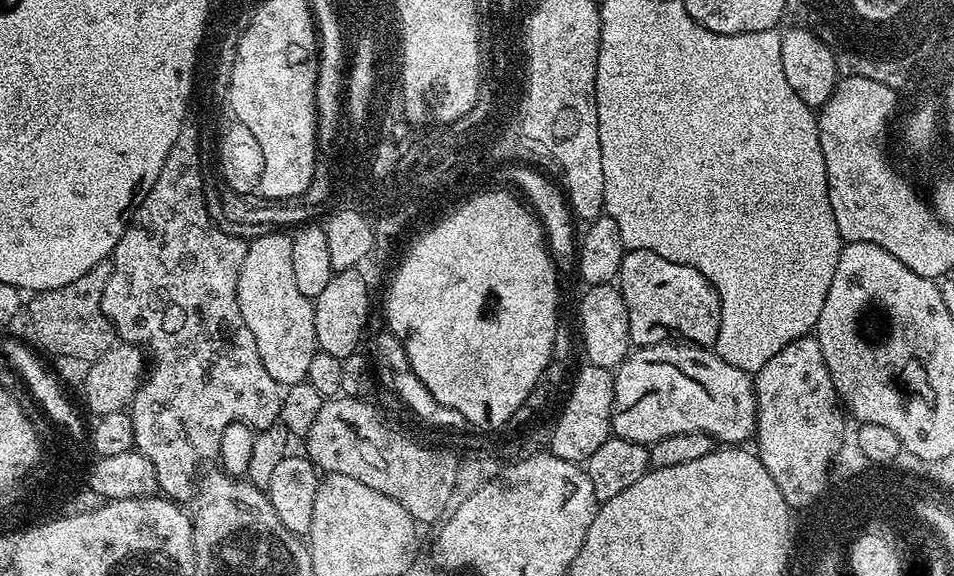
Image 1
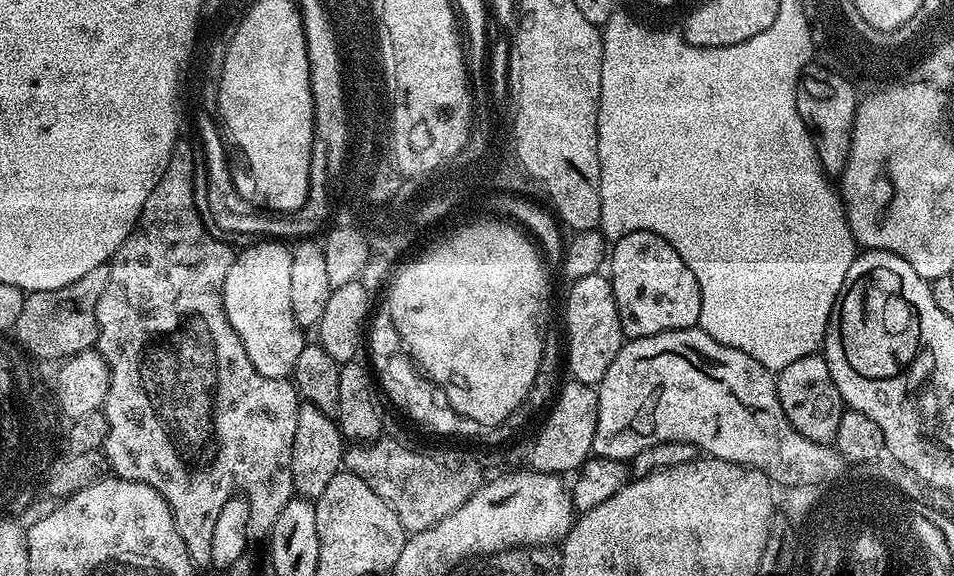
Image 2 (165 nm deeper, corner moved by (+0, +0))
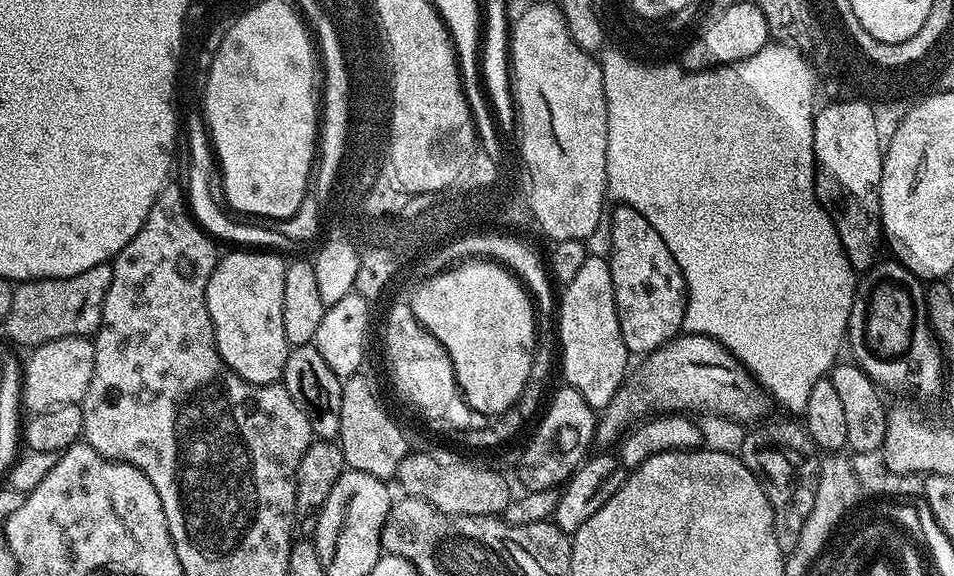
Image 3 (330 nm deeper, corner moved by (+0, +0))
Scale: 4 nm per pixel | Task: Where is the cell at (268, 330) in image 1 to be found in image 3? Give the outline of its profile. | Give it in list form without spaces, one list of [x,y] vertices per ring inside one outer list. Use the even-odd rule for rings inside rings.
[[[256,250],[244,251],[248,252],[232,252],[229,256],[221,255],[219,257],[216,269],[212,271],[210,282],[206,286],[206,306],[210,314],[210,322],[214,326],[214,338],[218,346],[218,354],[224,359],[226,366],[230,366],[230,370],[234,370],[243,380],[251,384],[274,384],[284,375],[286,358],[290,351],[290,345],[286,338],[286,329],[282,326],[282,286],[284,285],[284,269],[286,264],[285,261],[280,261],[278,257],[271,256],[268,252],[252,252]]]

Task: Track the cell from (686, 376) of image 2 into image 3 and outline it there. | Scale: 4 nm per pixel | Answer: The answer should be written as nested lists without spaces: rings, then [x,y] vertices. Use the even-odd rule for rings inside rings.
[[[681,334],[675,340],[664,345],[658,351],[651,353],[643,361],[644,366],[616,392],[614,398],[602,410],[597,419],[595,443],[599,446],[613,444],[633,425],[634,421],[647,417],[653,411],[652,407],[657,404],[660,410],[679,410],[684,414],[711,414],[724,416],[728,420],[739,422],[756,422],[761,419],[764,407],[770,404],[769,397],[763,388],[756,383],[751,372],[732,355],[728,349],[709,336],[697,336],[695,334]]]

